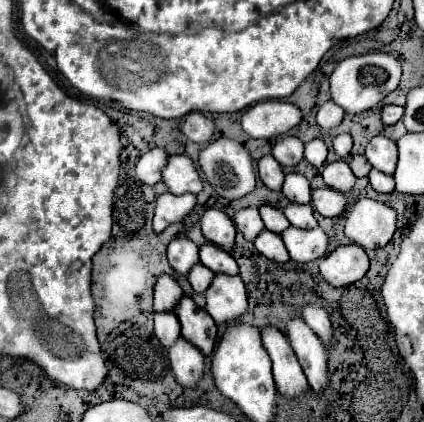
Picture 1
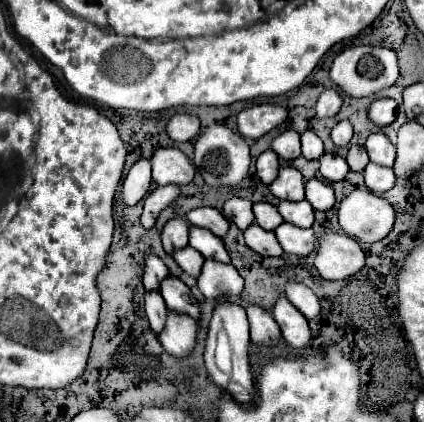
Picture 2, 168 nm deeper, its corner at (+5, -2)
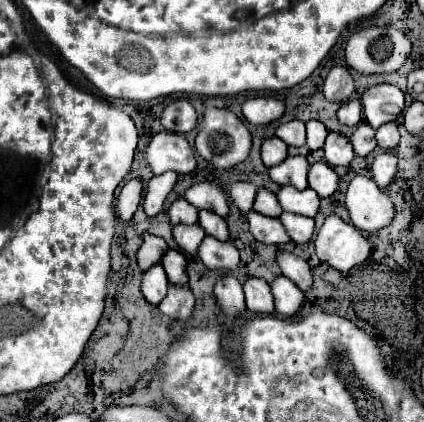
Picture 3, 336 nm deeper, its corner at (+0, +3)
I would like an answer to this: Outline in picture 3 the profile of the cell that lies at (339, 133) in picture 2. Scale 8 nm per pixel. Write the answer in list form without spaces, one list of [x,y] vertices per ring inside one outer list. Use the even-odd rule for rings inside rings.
[[[358,100],[344,102],[340,106],[340,110],[338,110],[338,120],[344,126],[358,126],[360,124],[360,118],[362,118],[362,106],[360,106]]]

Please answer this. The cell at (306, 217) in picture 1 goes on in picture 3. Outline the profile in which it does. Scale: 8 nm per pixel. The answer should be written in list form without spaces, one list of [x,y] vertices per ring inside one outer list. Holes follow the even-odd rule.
[[[284,186],[284,188],[280,188],[280,192],[276,196],[278,196],[278,202],[284,208],[284,212],[310,216],[310,218],[314,218],[318,214],[320,196],[312,188],[306,188],[300,192],[300,190],[294,190],[292,186]]]

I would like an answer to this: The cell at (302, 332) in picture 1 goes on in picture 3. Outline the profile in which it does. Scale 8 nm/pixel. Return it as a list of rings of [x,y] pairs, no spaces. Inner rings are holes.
[[[278,276],[272,282],[272,294],[274,294],[276,310],[282,316],[298,314],[298,310],[304,304],[304,294],[300,292],[300,288],[294,282],[290,282],[288,278],[284,278],[284,276]]]

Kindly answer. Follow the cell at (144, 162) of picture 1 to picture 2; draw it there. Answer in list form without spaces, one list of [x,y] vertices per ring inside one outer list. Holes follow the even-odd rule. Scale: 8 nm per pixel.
[[[141,159],[129,169],[127,177],[123,179],[123,185],[121,185],[123,203],[129,207],[139,203],[147,195],[149,185],[151,185],[151,163],[149,159]]]

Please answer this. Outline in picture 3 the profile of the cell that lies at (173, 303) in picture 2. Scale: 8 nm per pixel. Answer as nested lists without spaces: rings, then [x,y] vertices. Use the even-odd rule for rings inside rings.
[[[168,250],[162,258],[162,266],[166,270],[168,282],[172,286],[188,286],[188,274],[186,274],[186,258],[178,250]]]

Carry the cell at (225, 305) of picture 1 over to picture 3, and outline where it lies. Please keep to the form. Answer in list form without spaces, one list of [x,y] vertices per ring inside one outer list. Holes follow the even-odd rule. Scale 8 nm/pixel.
[[[204,238],[198,250],[198,258],[208,270],[236,270],[240,266],[240,254],[230,242],[216,242],[216,238]]]

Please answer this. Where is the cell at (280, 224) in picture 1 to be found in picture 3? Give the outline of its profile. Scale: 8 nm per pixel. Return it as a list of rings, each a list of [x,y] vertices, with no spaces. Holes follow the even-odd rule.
[[[266,188],[258,190],[256,202],[254,202],[254,210],[260,212],[260,214],[268,214],[270,218],[278,218],[282,214],[282,206],[278,204],[276,196]]]

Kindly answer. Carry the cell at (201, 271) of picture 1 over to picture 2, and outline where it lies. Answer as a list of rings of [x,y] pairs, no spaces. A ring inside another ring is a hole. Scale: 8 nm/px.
[[[191,245],[183,247],[181,251],[175,251],[173,259],[177,261],[177,265],[179,265],[183,271],[187,271],[187,273],[193,275],[193,277],[199,275],[201,265],[203,265],[203,261],[205,261],[203,255],[199,255],[199,251],[195,251]]]

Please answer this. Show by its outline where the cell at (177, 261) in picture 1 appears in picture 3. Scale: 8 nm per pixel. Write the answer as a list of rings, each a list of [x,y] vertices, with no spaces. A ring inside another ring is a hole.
[[[182,198],[176,200],[176,202],[170,206],[168,216],[170,216],[170,224],[172,224],[172,226],[178,226],[178,224],[188,224],[188,226],[192,226],[192,224],[198,222],[198,210],[196,210],[192,204],[188,204],[186,200],[182,200]]]

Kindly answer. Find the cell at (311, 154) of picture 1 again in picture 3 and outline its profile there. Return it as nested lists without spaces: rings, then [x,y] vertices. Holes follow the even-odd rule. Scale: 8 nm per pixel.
[[[310,120],[310,122],[306,122],[306,132],[308,132],[308,140],[306,140],[308,148],[310,150],[320,150],[324,146],[326,136],[328,136],[326,126],[318,120]]]

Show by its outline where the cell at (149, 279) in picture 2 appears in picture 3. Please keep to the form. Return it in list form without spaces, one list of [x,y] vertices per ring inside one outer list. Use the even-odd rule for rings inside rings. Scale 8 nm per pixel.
[[[144,234],[144,244],[138,250],[138,266],[146,272],[150,270],[154,264],[162,262],[162,256],[166,254],[168,246],[162,238],[152,236],[152,234]]]

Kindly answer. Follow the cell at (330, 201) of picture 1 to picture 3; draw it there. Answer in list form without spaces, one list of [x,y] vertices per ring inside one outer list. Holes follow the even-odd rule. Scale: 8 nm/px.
[[[318,162],[318,164],[312,164],[312,166],[310,166],[308,186],[310,186],[320,198],[328,198],[328,196],[332,196],[332,194],[338,190],[338,176],[336,176],[336,172],[334,172],[328,164]]]

